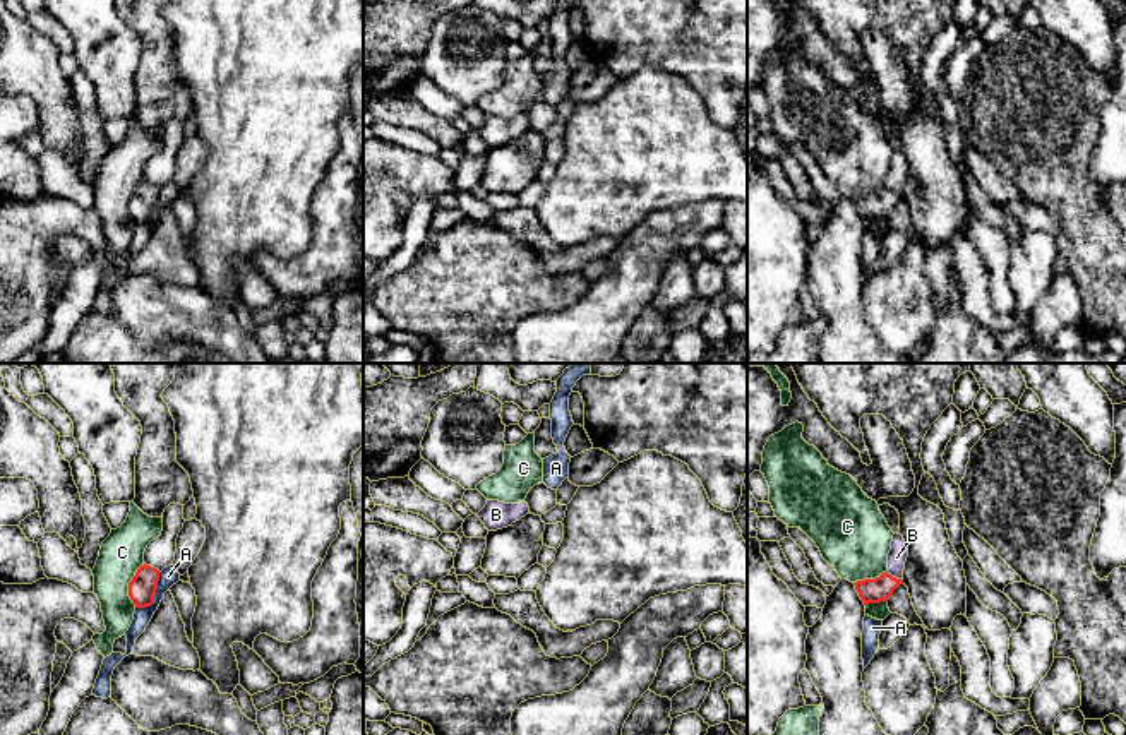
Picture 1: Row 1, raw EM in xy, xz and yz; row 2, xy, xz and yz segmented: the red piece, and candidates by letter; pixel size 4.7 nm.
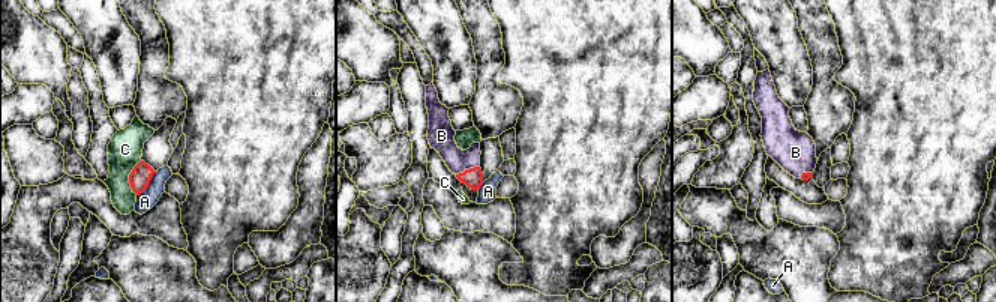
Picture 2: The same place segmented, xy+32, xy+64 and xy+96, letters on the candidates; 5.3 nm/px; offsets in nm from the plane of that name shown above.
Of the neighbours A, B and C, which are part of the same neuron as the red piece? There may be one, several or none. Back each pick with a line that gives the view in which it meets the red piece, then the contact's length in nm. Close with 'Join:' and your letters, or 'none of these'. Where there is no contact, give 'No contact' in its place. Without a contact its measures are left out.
B: Touches red in yz. Shared border 80 nm
Join: B

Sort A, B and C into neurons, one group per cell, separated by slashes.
A / B / C

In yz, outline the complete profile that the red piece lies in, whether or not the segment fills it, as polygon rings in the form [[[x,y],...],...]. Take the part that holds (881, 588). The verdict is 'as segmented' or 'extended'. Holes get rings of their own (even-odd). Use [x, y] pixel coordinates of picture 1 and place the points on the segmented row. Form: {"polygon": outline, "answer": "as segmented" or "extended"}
{"polygon": [[[895,533],[891,550],[888,553],[888,571],[876,579],[857,581],[855,589],[864,601],[879,603],[888,601],[893,591],[903,584],[903,569],[908,557],[908,548],[901,535]]], "answer": "extended"}

